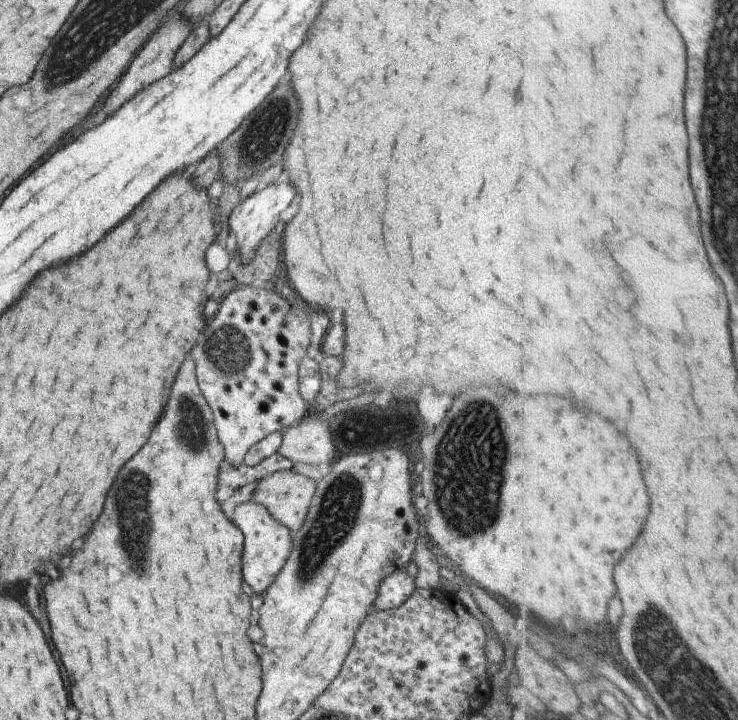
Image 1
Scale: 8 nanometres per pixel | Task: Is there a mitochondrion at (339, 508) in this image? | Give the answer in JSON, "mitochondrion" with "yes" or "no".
{"mitochondrion":"yes"}

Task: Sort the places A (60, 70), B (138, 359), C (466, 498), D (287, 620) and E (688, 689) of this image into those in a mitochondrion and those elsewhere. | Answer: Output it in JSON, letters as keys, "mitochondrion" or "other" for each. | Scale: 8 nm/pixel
{"A":"mitochondrion","B":"other","C":"mitochondrion","D":"mitochondrion","E":"mitochondrion"}

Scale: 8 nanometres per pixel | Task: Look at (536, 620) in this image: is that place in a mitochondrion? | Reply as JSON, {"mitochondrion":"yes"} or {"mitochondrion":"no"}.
{"mitochondrion":"no"}

